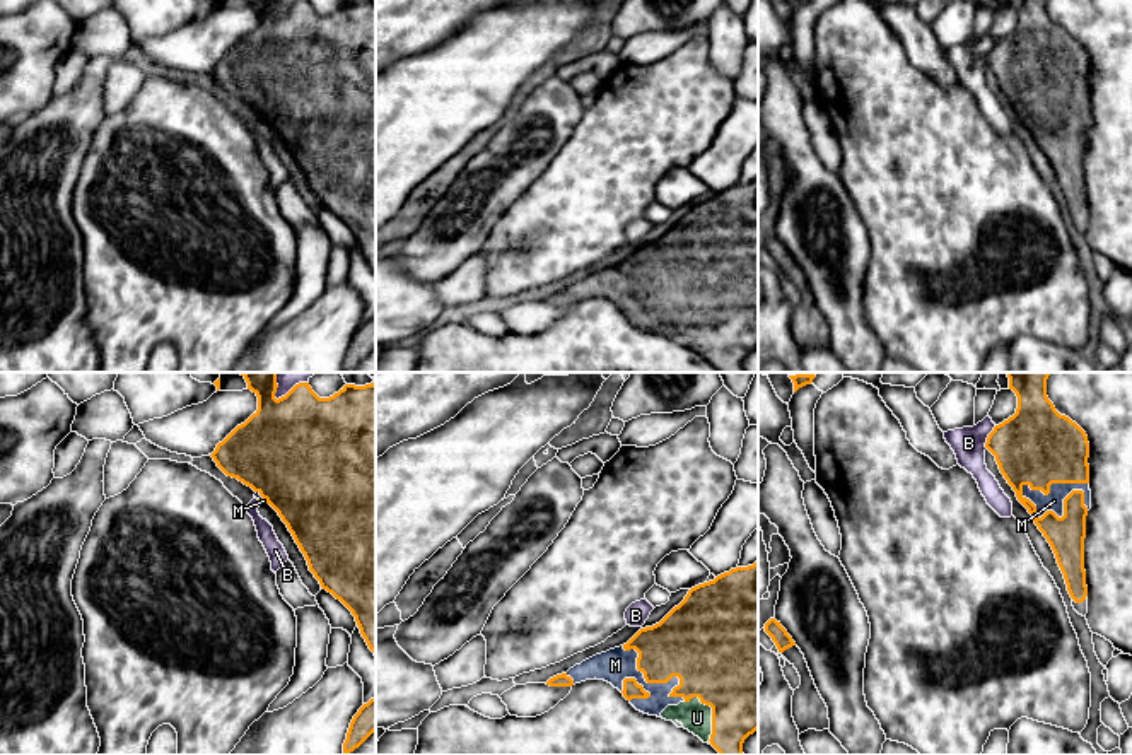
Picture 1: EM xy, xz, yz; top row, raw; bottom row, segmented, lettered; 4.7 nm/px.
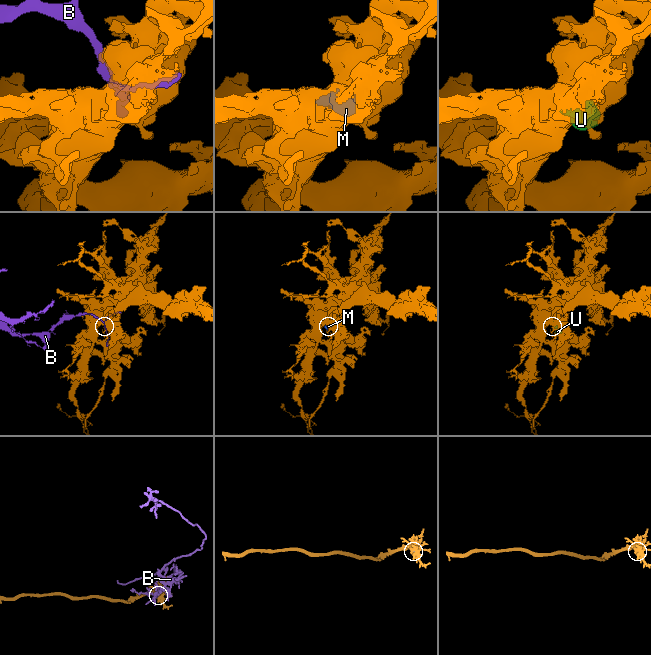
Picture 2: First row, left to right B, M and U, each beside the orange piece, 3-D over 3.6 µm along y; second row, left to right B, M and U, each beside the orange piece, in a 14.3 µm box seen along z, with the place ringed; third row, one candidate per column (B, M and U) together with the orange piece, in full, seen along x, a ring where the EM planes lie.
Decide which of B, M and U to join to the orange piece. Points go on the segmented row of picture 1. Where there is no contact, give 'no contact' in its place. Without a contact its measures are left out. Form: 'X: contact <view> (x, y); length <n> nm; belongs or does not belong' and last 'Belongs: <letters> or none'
B: contact yz (987, 438); length 120 nm; does not belong
M: contact yz (1049, 487); length 340 nm; belongs
U: contact xz (712, 718); length 240 nm; belongs
Belongs: M, U

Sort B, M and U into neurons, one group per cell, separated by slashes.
B / M U

